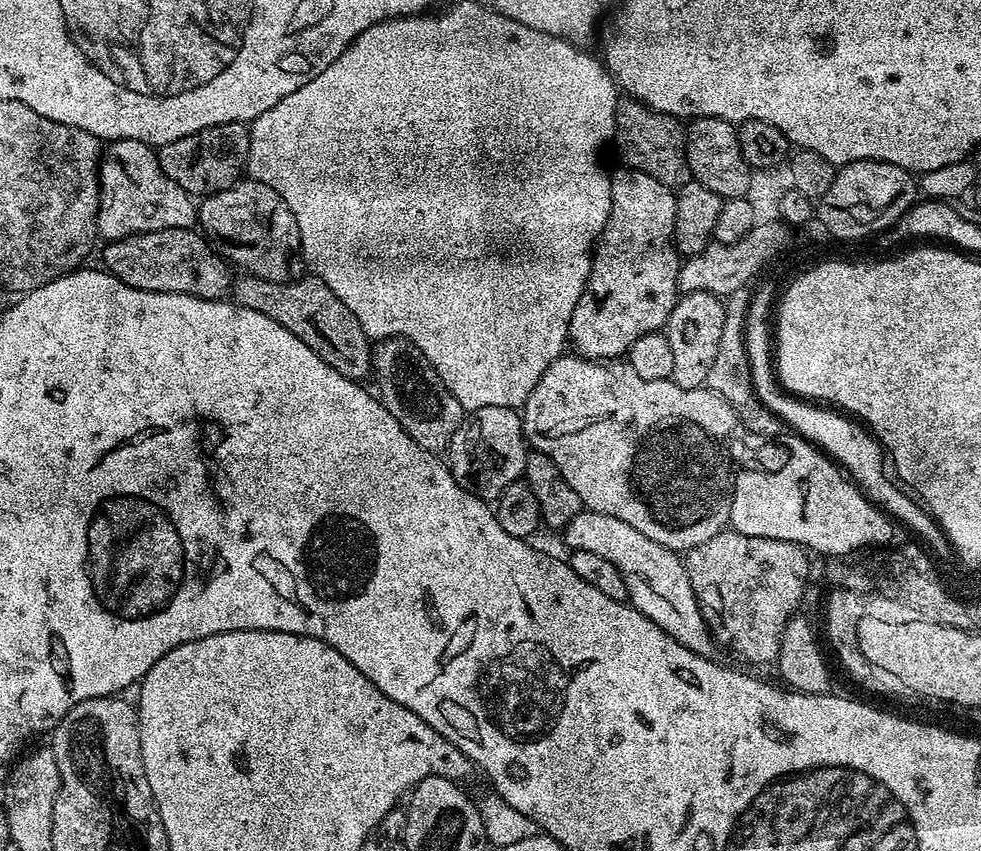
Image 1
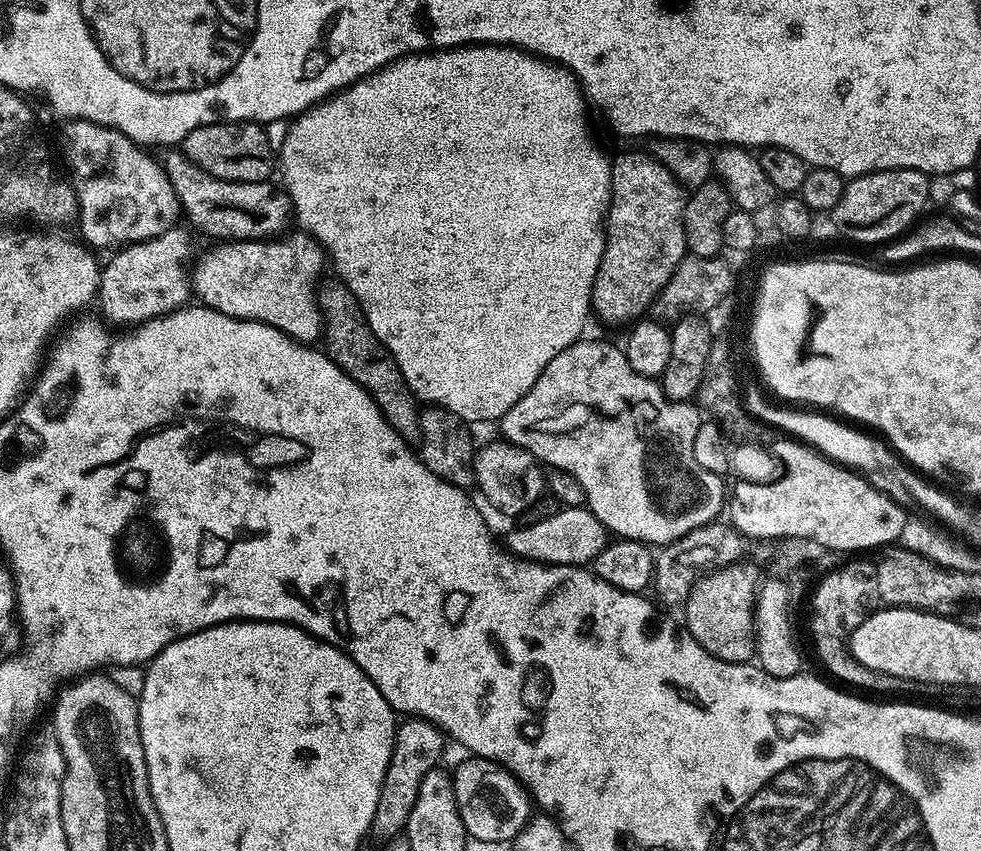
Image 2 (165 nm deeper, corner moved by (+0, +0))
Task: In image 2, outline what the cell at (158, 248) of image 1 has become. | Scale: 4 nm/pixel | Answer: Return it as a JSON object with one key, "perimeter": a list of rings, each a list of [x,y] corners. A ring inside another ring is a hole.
{"perimeter":[[[303,230],[294,232],[287,238],[213,243],[213,248],[206,249],[197,258],[196,265],[193,268],[191,265],[190,268],[190,288],[195,299],[197,296],[200,299],[197,301],[203,307],[212,308],[215,312],[221,312],[239,320],[257,320],[282,330],[301,344],[315,345],[321,339],[322,325],[314,287],[317,285],[316,275],[326,268],[326,253],[316,243],[316,239],[309,236],[307,232]]]}

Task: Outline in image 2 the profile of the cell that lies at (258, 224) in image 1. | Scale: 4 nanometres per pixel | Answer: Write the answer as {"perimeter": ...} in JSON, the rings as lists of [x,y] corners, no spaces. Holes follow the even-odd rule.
{"perimeter":[[[172,150],[168,157],[163,157],[162,163],[164,173],[170,178],[174,186],[174,194],[180,200],[183,215],[200,232],[208,236],[216,236],[217,241],[231,242],[234,240],[266,240],[279,237],[289,231],[288,223],[291,225],[294,220],[294,209],[292,199],[284,191],[283,187],[272,185],[272,182],[230,182],[219,180],[208,176],[201,168],[194,166],[184,157],[183,151]]]}

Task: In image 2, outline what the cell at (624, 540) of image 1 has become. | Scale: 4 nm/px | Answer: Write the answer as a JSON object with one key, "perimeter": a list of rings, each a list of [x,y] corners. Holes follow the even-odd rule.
{"perimeter":[[[587,507],[565,508],[548,516],[545,520],[536,520],[525,528],[516,528],[508,536],[507,551],[521,560],[535,560],[541,564],[591,565],[592,560],[610,542],[610,533],[595,514]]]}

